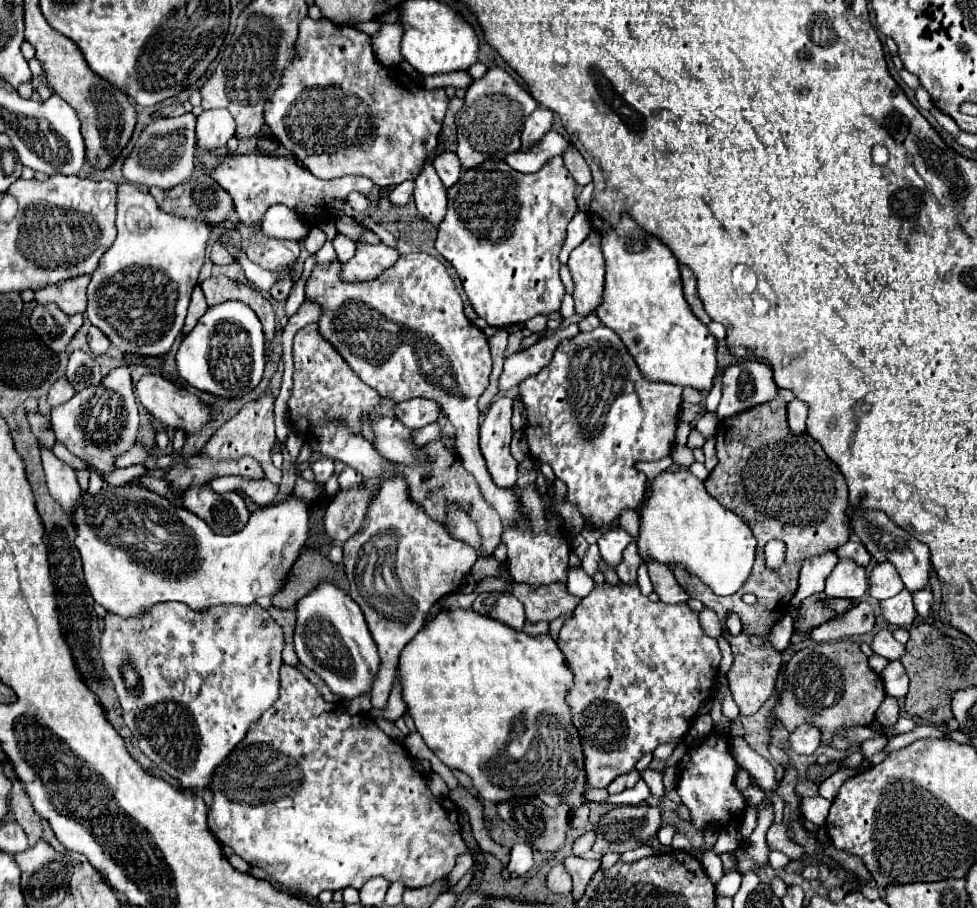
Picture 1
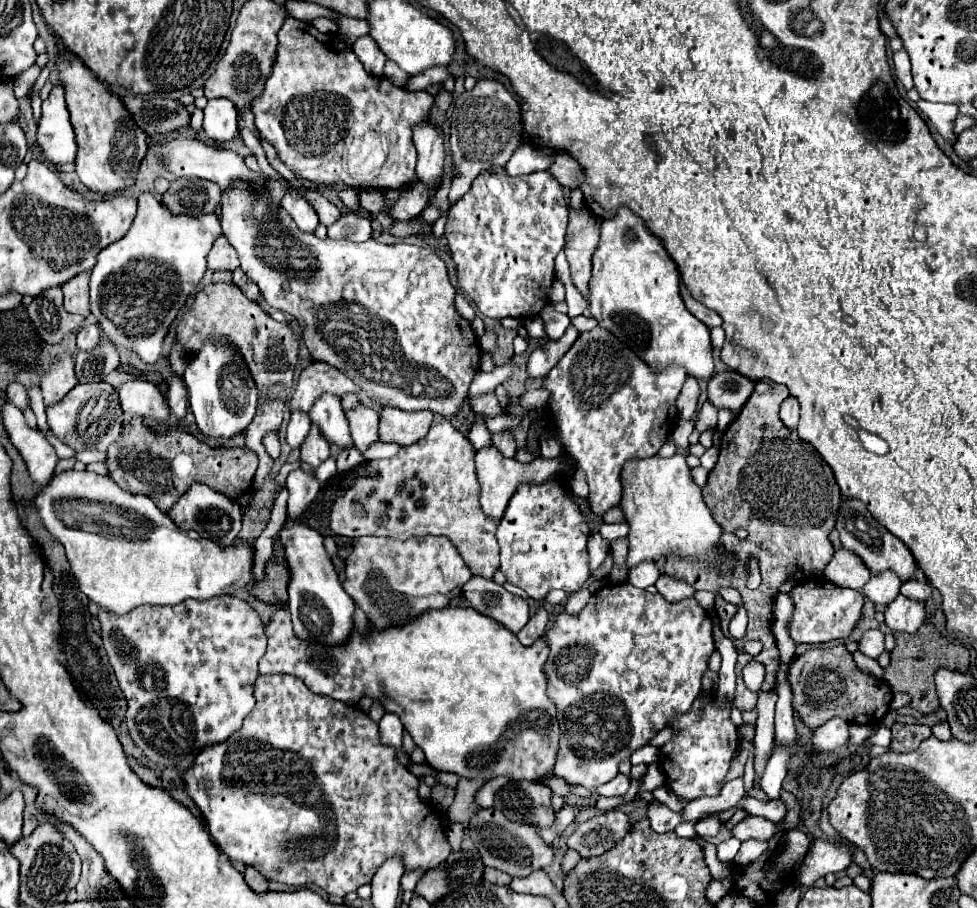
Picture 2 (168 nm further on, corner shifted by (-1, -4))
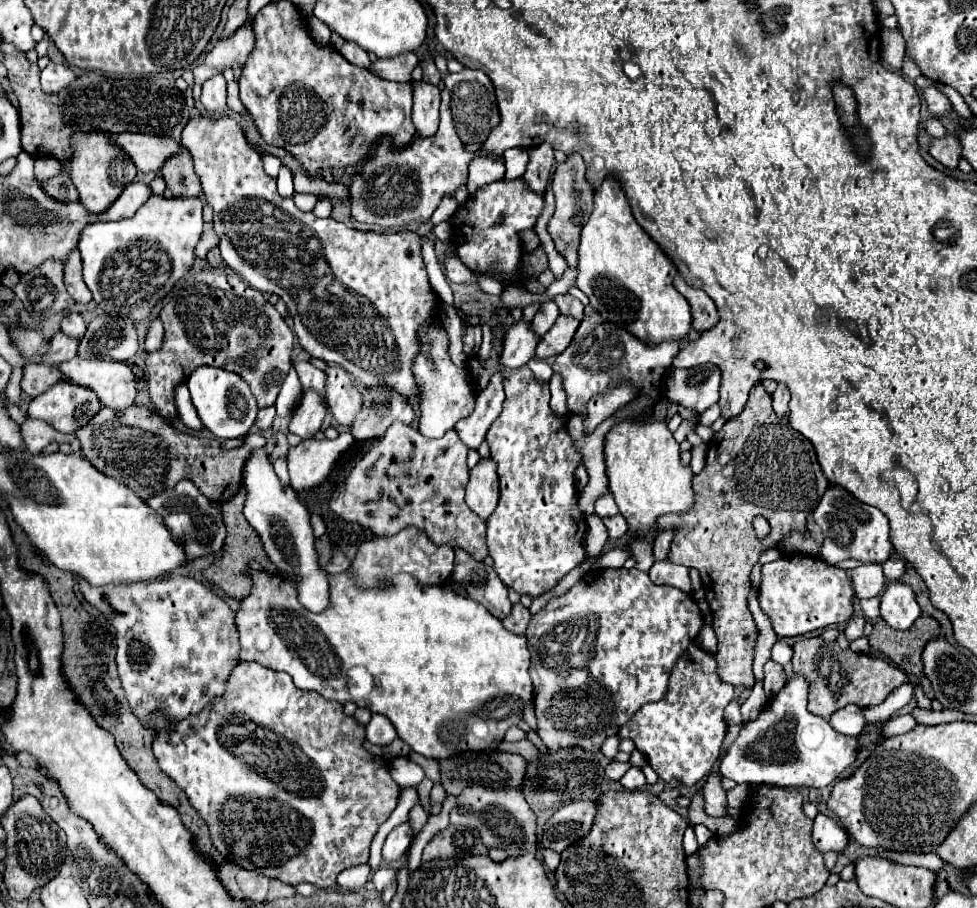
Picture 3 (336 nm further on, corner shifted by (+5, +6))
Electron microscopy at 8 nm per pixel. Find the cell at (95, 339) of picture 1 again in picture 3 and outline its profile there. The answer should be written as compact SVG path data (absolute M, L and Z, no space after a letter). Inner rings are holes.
M71 312L71 314L67 314L65 318L63 318L63 322L61 322L61 330L67 334L67 336L71 336L71 338L77 338L77 340L81 340L83 336L85 336L85 322L83 322L83 318L81 318L81 314L77 314L77 312Z

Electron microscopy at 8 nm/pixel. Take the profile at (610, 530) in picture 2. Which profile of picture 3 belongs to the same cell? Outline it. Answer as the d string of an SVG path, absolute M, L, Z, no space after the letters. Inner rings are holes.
M605 494L605 496L601 496L601 498L595 502L595 514L597 514L599 518L611 518L611 516L619 514L617 504L615 504L615 500L613 500L611 494Z

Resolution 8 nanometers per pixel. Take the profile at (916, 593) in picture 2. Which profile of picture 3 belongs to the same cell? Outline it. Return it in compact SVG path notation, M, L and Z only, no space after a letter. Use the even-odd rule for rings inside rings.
M893 554L887 562L883 562L883 572L887 580L901 580L901 576L905 574L905 560Z

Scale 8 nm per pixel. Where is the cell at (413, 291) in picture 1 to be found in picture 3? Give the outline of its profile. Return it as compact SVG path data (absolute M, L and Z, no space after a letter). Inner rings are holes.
M219 116L219 118L193 118L185 128L183 128L183 136L181 136L181 142L189 148L191 156L193 156L193 162L195 162L195 170L197 170L197 176L201 178L201 186L203 186L203 192L205 192L205 200L207 204L213 208L215 212L215 232L219 236L219 250L221 250L221 258L225 260L225 264L237 272L249 286L253 286L255 290L259 292L273 292L277 294L285 304L287 304L287 310L291 312L293 320L295 320L295 334L301 342L301 346L313 356L313 358L319 358L319 360L325 360L327 364L337 364L341 368L345 368L363 388L373 388L373 386L387 386L391 390L397 390L403 398L419 398L419 386L415 382L415 374L413 374L413 362L421 350L421 330L439 316L439 300L437 300L437 294L435 290L431 288L429 284L429 278L427 278L427 270L425 270L425 264L423 264L423 258L421 258L421 240L419 236L413 232L413 230L401 230L401 232L395 232L395 234L379 234L379 232L361 232L361 230L355 230L355 228L349 228L337 220L321 220L321 218L315 218L313 212L305 214L299 210L299 230L297 230L297 222L295 222L295 216L291 216L291 212L287 212L287 216L283 214L283 210L279 210L279 206L283 204L295 204L293 200L283 200L279 194L277 194L277 188L275 188L275 180L271 176L265 174L263 170L263 162L261 162L261 156L249 146L247 138L245 138L245 132L243 128L229 116ZM311 238L317 238L317 262L297 262L301 256L307 254L307 242Z

